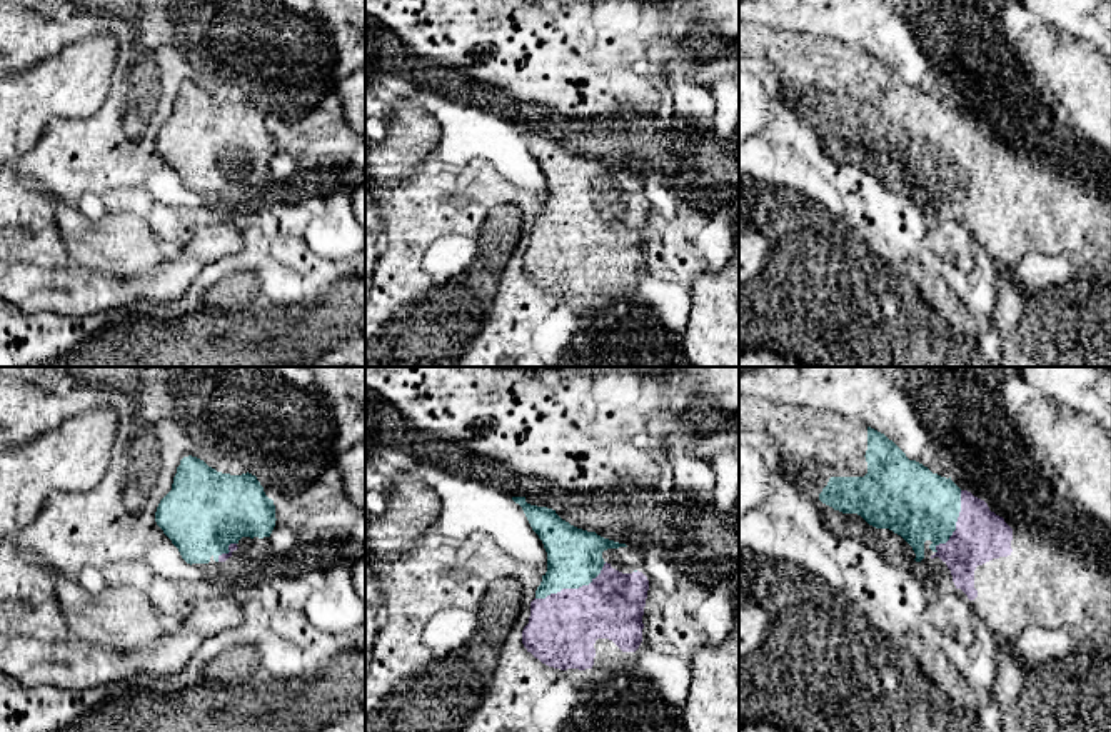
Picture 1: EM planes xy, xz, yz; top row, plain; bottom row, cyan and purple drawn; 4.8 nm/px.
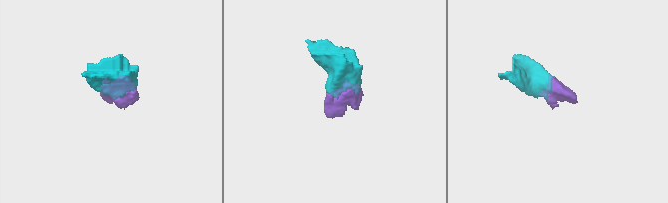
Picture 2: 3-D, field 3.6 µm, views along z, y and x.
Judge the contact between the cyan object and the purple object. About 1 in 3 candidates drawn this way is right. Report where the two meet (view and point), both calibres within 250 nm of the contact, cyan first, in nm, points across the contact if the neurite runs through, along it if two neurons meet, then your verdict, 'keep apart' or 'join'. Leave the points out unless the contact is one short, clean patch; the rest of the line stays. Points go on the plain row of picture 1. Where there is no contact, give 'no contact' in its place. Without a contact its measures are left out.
xz (573, 214) | 280/340 nm | join

